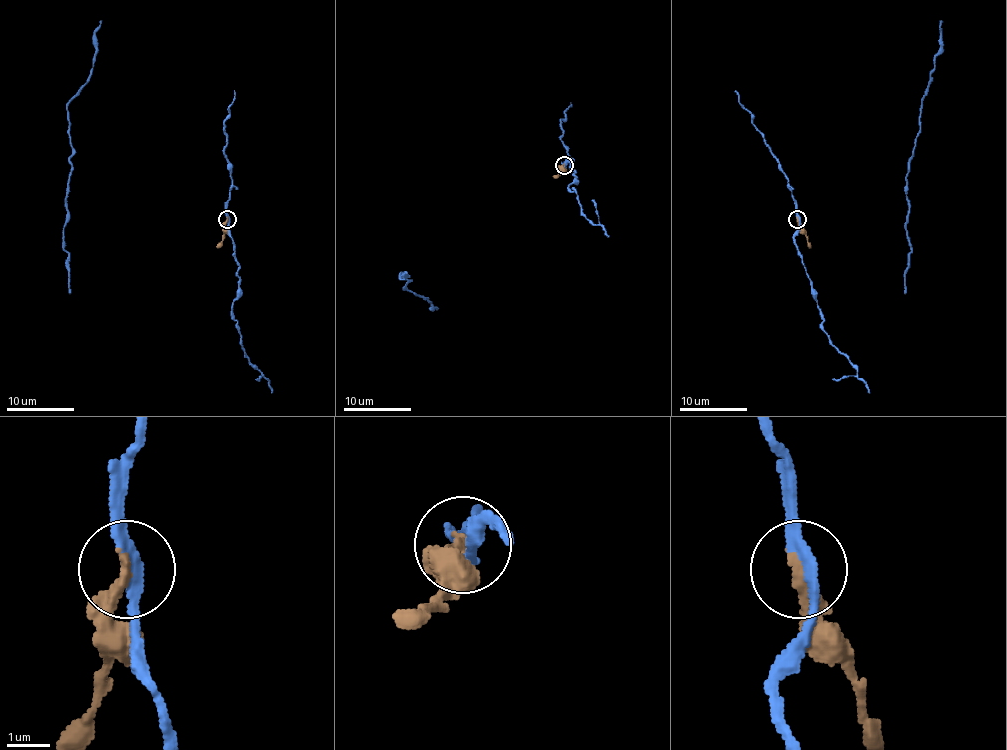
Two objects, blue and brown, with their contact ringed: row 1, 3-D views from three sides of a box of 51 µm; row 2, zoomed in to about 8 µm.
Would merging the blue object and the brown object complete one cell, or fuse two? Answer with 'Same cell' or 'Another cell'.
Another cell

